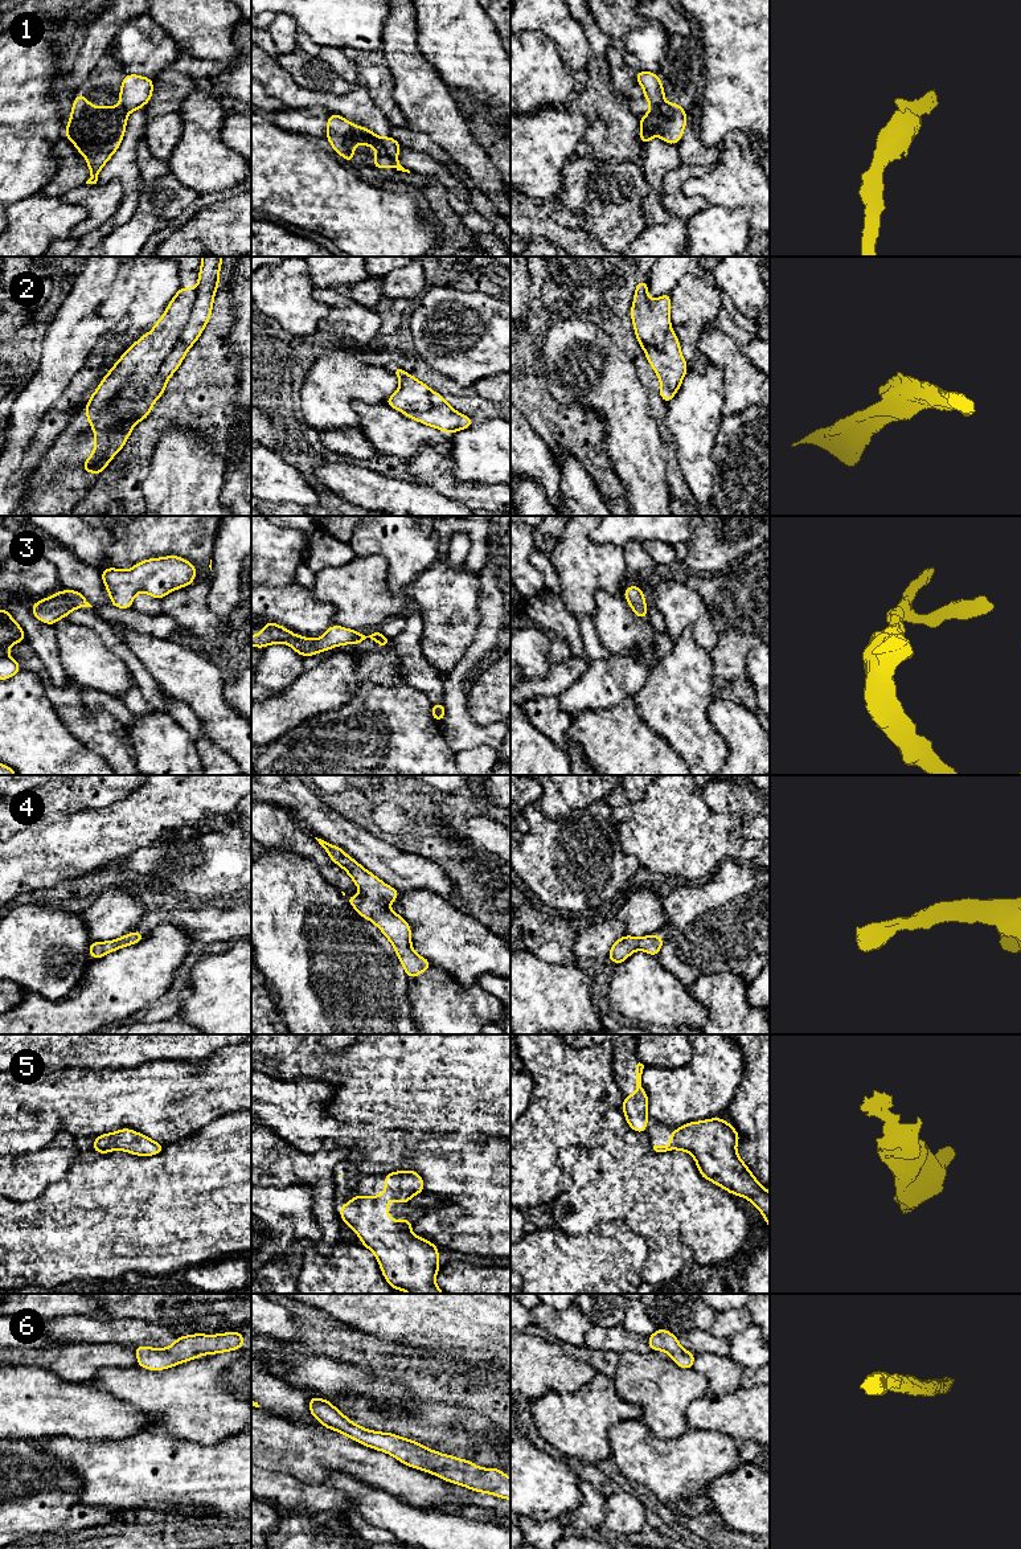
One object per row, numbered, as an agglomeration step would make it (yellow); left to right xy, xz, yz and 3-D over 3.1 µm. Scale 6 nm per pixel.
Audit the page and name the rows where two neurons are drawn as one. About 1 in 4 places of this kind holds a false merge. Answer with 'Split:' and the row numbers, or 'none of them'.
Split: 1, 2

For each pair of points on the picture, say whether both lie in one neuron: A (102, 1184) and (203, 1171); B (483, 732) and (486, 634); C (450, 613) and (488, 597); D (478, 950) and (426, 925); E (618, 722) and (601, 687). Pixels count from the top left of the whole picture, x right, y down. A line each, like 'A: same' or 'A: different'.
A: same
B: same
C: different
D: same
E: different

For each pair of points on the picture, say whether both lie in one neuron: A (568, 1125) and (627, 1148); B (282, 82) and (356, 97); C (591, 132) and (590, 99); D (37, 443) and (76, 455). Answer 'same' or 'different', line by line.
A: different
B: same
C: same
D: different

